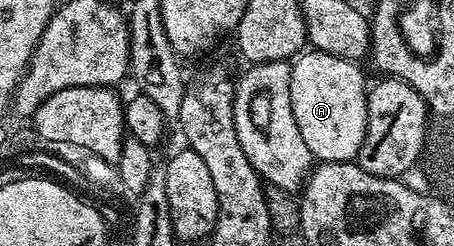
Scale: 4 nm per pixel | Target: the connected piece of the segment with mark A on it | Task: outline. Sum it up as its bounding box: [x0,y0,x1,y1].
[290,50,368,162]

